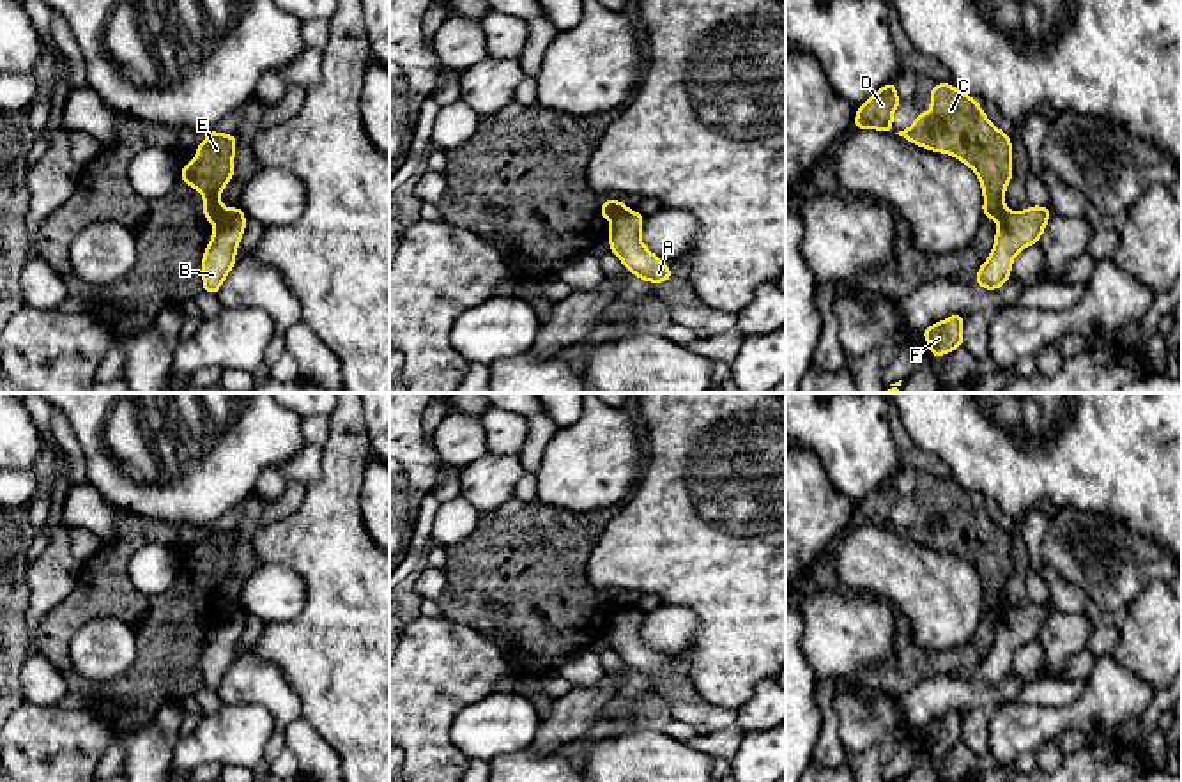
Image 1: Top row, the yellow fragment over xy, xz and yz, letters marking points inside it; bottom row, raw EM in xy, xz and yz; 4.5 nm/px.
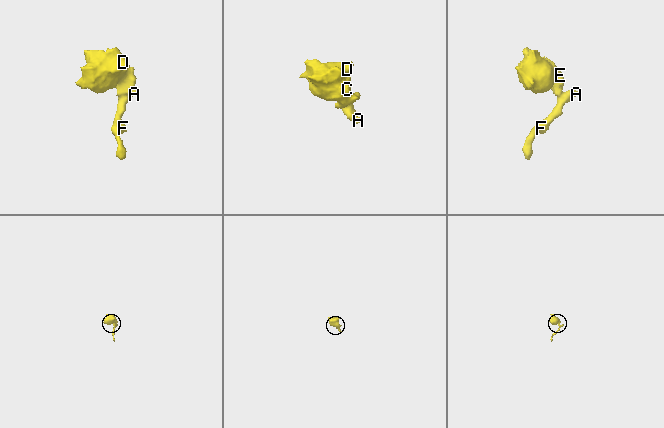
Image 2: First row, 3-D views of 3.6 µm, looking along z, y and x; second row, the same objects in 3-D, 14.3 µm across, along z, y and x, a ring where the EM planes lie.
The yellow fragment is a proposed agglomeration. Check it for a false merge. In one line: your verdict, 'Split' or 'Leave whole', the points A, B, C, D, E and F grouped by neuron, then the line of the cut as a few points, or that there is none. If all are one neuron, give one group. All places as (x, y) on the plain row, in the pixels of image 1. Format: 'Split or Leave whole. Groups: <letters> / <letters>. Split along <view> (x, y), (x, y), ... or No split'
Split. Groups: A B F / C D E. Split along xy (225, 605), (216, 623)

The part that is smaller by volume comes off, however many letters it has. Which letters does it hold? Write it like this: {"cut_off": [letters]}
{"cut_off": ["A", "B", "F"]}

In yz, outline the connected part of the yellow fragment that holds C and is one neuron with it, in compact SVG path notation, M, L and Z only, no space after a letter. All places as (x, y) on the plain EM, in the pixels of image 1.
M952 479L933 481L931 508L918 510L910 525L895 529L933 548L968 561L984 587L982 612L1002 619L1005 584L1012 575L1010 533L989 518L980 501Z

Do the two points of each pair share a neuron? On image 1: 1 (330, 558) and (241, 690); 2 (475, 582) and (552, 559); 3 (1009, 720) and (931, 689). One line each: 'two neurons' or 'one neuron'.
1: two neurons
2: one neuron
3: two neurons

